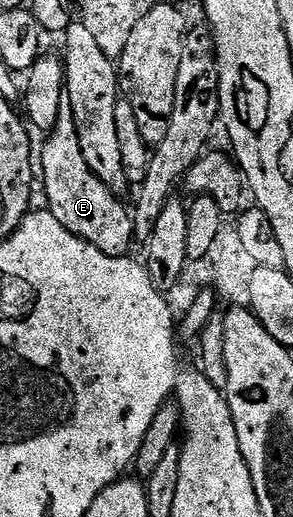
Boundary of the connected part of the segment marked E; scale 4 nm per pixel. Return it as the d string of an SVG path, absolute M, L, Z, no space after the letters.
M66 100L61 104L59 119L54 128L46 135L47 143L43 146L43 190L47 193L46 209L69 232L78 238L83 238L90 246L95 246L105 256L121 258L125 256L125 248L133 248L135 238L135 223L130 209L127 210L117 200L116 191L110 190L105 194L107 187L96 174L85 164L85 156L81 156L81 140L77 140L77 128L73 120L73 104Z

